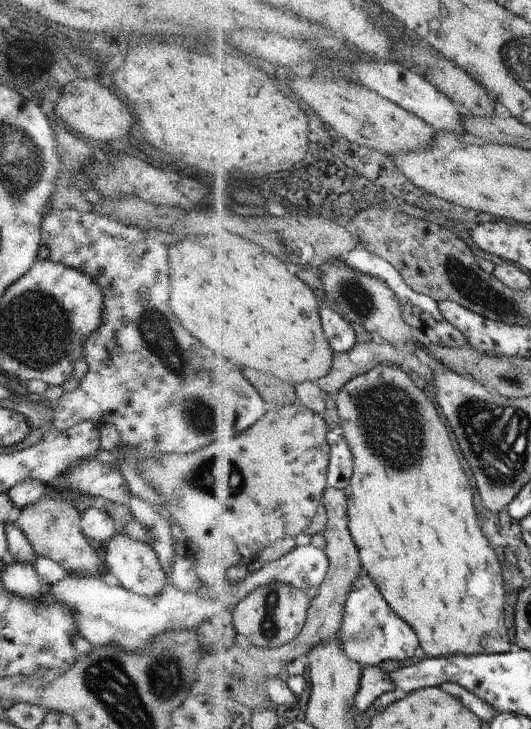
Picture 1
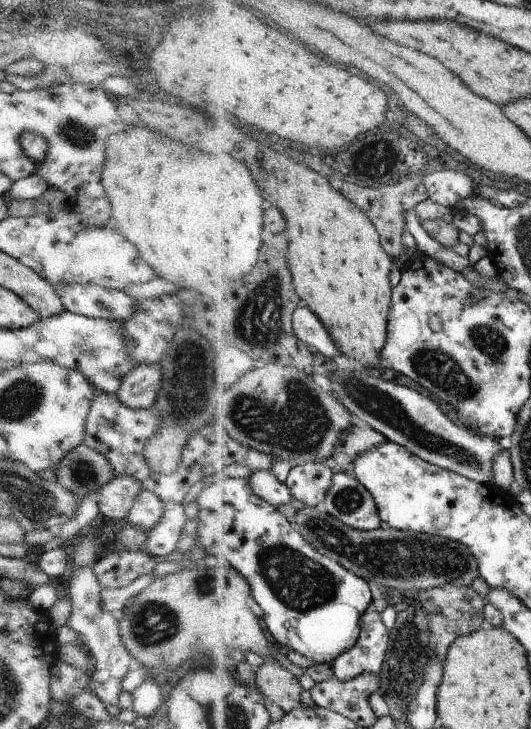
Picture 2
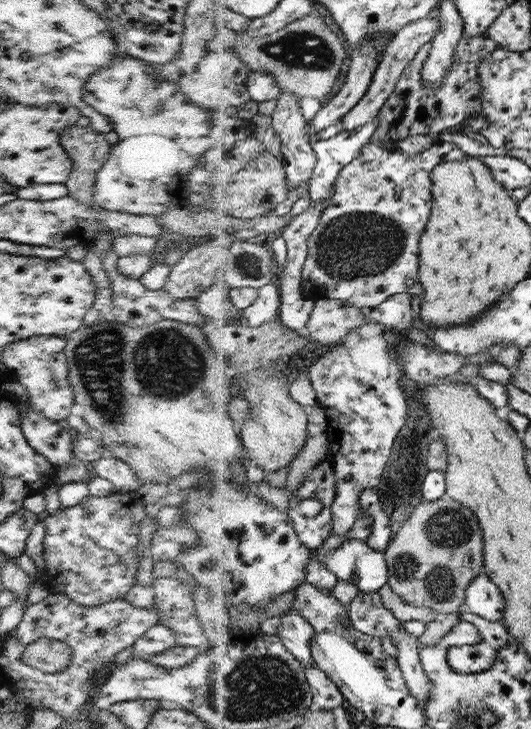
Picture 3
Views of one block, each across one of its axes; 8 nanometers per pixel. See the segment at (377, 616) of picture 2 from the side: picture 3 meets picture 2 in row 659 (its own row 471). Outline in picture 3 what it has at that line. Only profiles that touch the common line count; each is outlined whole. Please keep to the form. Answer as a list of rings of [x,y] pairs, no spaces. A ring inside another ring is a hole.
[[[397,294],[369,312],[368,323],[352,330],[352,333],[348,334],[342,343],[335,345],[332,351],[328,351],[324,356],[320,355],[309,372],[309,377],[318,393],[319,405],[325,409],[330,423],[326,434],[329,437],[331,453],[335,457],[337,474],[339,474],[339,498],[333,507],[335,534],[344,538],[348,536],[348,532],[354,528],[362,512],[365,511],[361,502],[363,495],[369,489],[378,490],[380,487],[380,482],[391,462],[397,439],[400,438],[410,418],[410,402],[408,402],[410,398],[400,384],[402,378],[407,376],[406,367],[402,365],[402,357],[400,357],[400,344],[412,342],[406,336],[406,332],[410,332],[416,322],[412,295]]]

